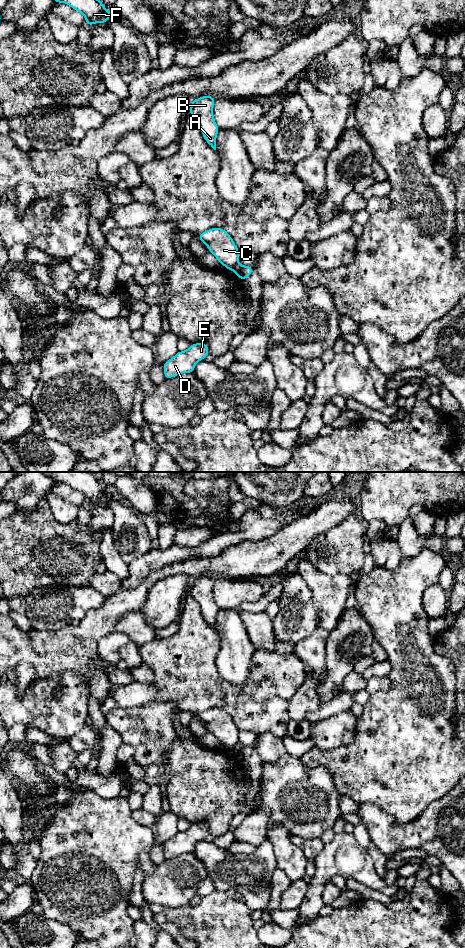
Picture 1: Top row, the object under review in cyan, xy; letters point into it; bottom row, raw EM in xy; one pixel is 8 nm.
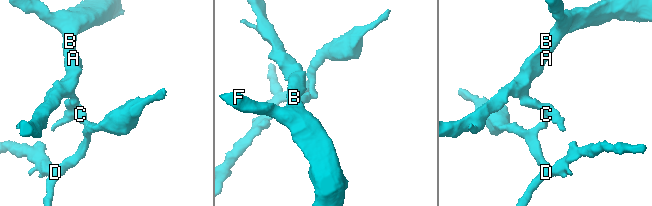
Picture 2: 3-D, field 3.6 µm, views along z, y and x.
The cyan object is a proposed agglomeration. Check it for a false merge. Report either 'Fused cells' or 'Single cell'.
Fused cells

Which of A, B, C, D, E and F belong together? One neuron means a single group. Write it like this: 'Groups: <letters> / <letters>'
Groups: A B C F / D E

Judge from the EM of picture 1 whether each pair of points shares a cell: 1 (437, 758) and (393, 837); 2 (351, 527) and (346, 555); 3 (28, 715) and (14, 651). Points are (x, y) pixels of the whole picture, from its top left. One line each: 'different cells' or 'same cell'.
1: different cells
2: same cell
3: different cells

